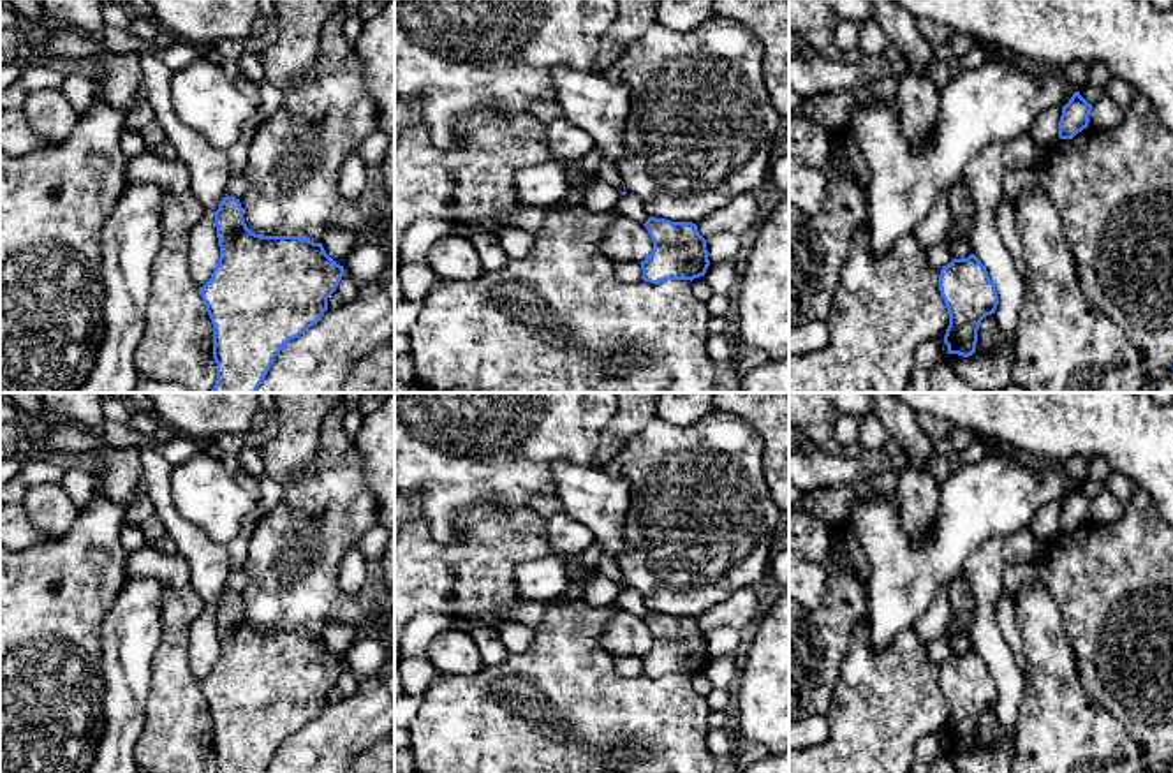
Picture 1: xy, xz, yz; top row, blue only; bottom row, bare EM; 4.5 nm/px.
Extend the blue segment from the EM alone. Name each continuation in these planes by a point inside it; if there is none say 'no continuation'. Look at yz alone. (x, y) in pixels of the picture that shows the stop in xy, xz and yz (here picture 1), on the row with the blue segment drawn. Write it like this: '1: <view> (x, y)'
no continuation

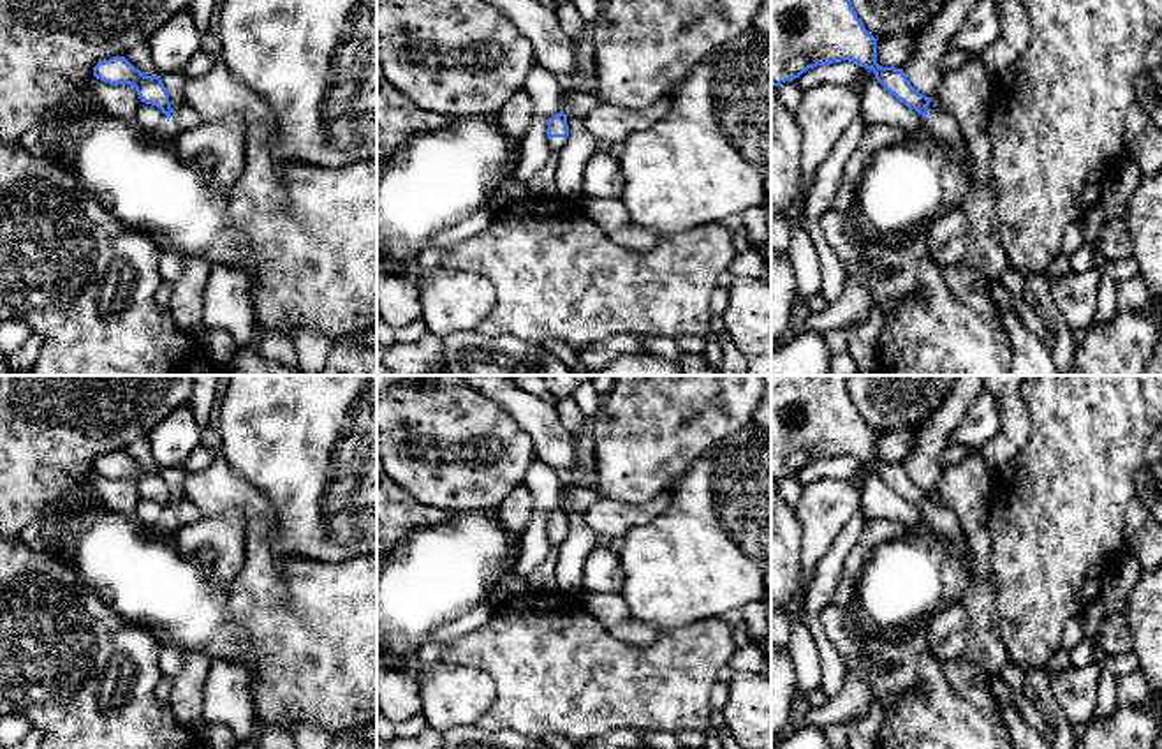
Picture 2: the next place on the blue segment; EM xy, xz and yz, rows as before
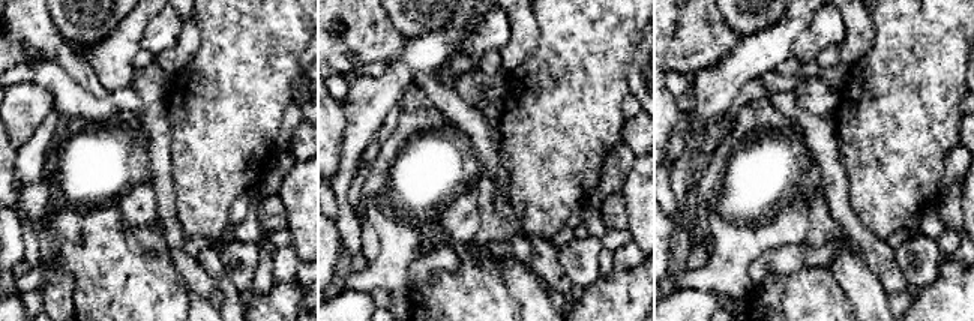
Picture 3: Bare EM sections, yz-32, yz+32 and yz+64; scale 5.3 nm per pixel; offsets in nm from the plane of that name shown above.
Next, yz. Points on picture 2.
1: yz (941, 124)

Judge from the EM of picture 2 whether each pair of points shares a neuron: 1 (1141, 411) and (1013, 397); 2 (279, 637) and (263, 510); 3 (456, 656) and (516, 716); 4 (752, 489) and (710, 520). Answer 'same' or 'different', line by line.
1: different
2: same
3: same
4: same

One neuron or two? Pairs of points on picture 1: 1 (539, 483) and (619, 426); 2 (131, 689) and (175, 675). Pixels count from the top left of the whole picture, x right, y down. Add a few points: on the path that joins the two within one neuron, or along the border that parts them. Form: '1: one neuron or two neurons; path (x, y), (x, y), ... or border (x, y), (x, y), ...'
1: two neurons; border (615, 411), (601, 432), (592, 463)
2: two neurons; border (159, 643), (150, 668), (150, 694), (143, 724)

